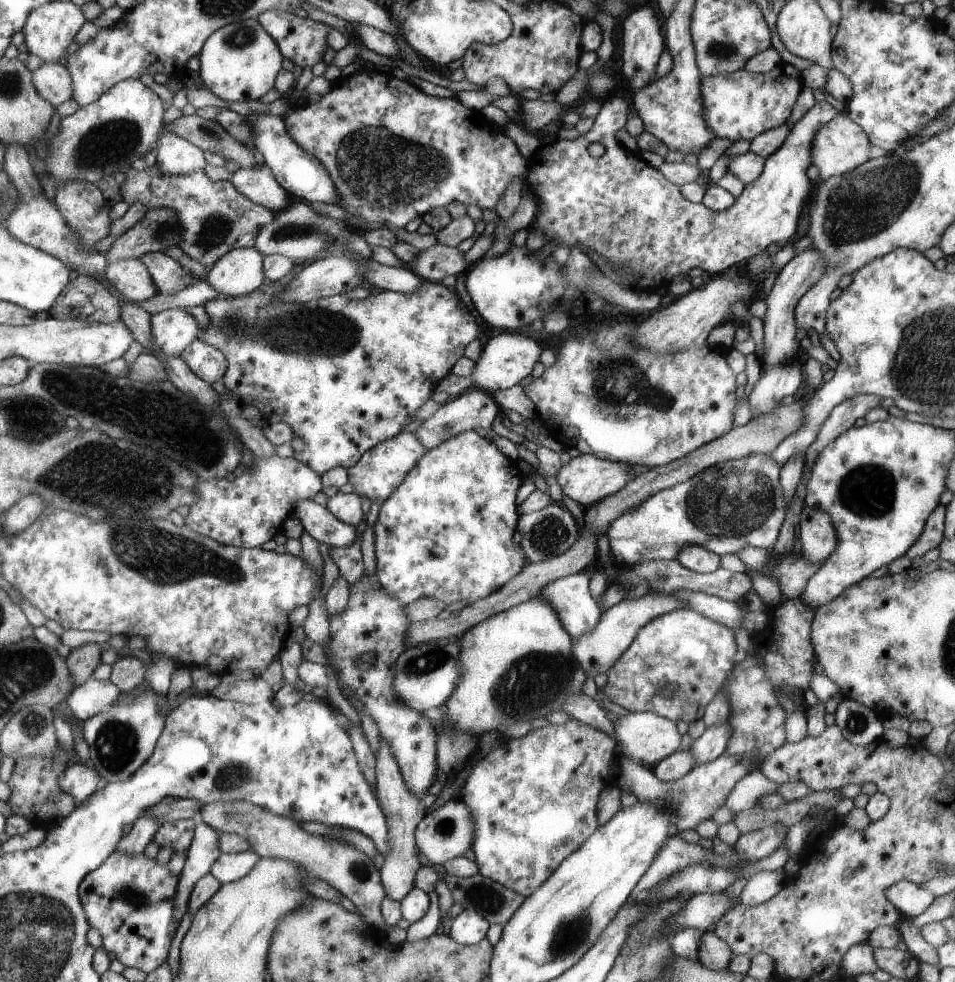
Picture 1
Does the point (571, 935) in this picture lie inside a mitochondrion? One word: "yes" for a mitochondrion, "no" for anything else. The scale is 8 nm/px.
yes

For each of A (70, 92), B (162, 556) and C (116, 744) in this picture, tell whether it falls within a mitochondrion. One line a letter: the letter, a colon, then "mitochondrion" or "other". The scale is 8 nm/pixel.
A: other
B: mitochondrion
C: mitochondrion

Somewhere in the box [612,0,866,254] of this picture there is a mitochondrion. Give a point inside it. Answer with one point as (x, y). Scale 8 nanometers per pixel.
(721, 50)

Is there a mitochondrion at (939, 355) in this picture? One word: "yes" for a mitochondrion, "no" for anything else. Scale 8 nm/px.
yes

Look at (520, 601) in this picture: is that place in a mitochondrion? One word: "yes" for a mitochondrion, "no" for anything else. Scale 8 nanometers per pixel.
no

